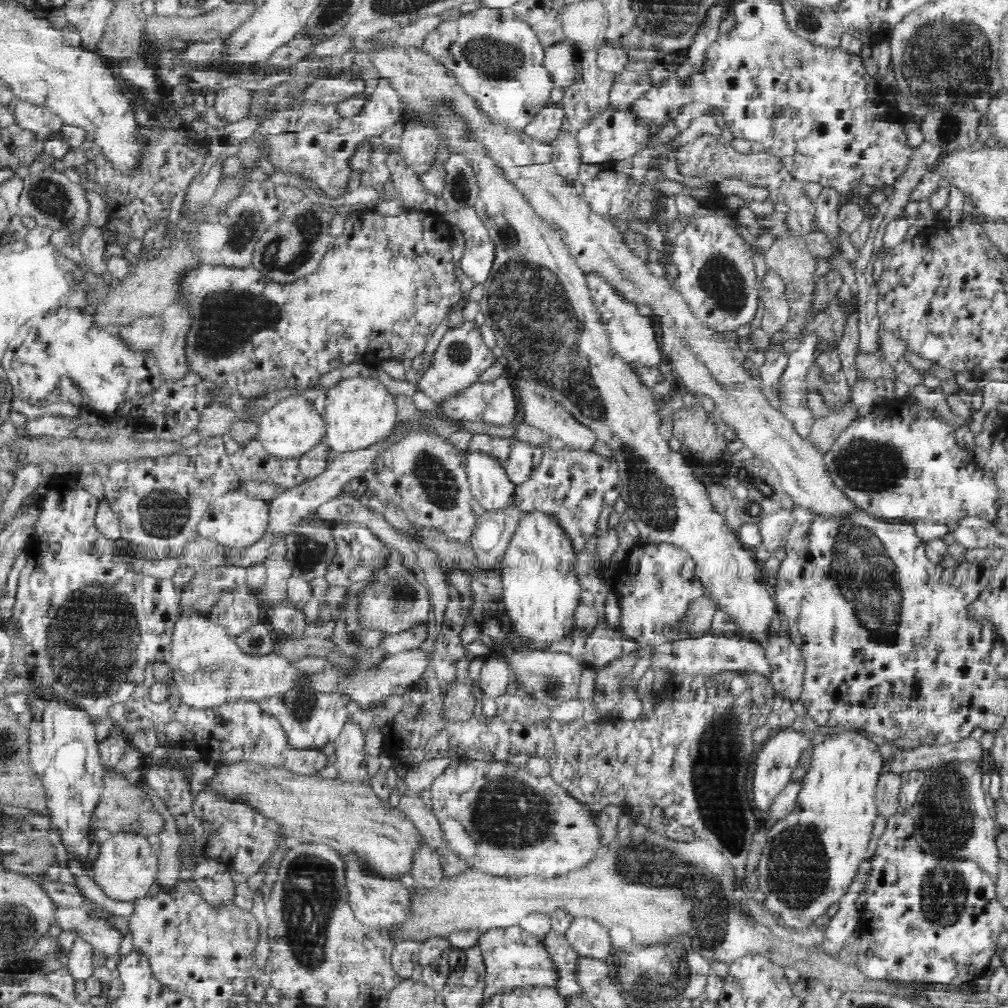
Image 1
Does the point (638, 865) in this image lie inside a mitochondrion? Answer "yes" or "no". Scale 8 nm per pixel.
yes

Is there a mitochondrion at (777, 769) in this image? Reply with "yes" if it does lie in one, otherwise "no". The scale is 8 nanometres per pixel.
no

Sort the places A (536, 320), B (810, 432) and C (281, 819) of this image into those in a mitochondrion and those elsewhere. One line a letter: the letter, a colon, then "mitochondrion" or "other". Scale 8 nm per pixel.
A: mitochondrion
B: other
C: other

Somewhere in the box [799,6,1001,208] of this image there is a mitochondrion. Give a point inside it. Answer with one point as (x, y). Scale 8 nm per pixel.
(942, 57)

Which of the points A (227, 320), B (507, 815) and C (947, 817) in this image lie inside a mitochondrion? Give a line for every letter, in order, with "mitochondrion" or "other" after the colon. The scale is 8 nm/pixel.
A: mitochondrion
B: mitochondrion
C: mitochondrion

